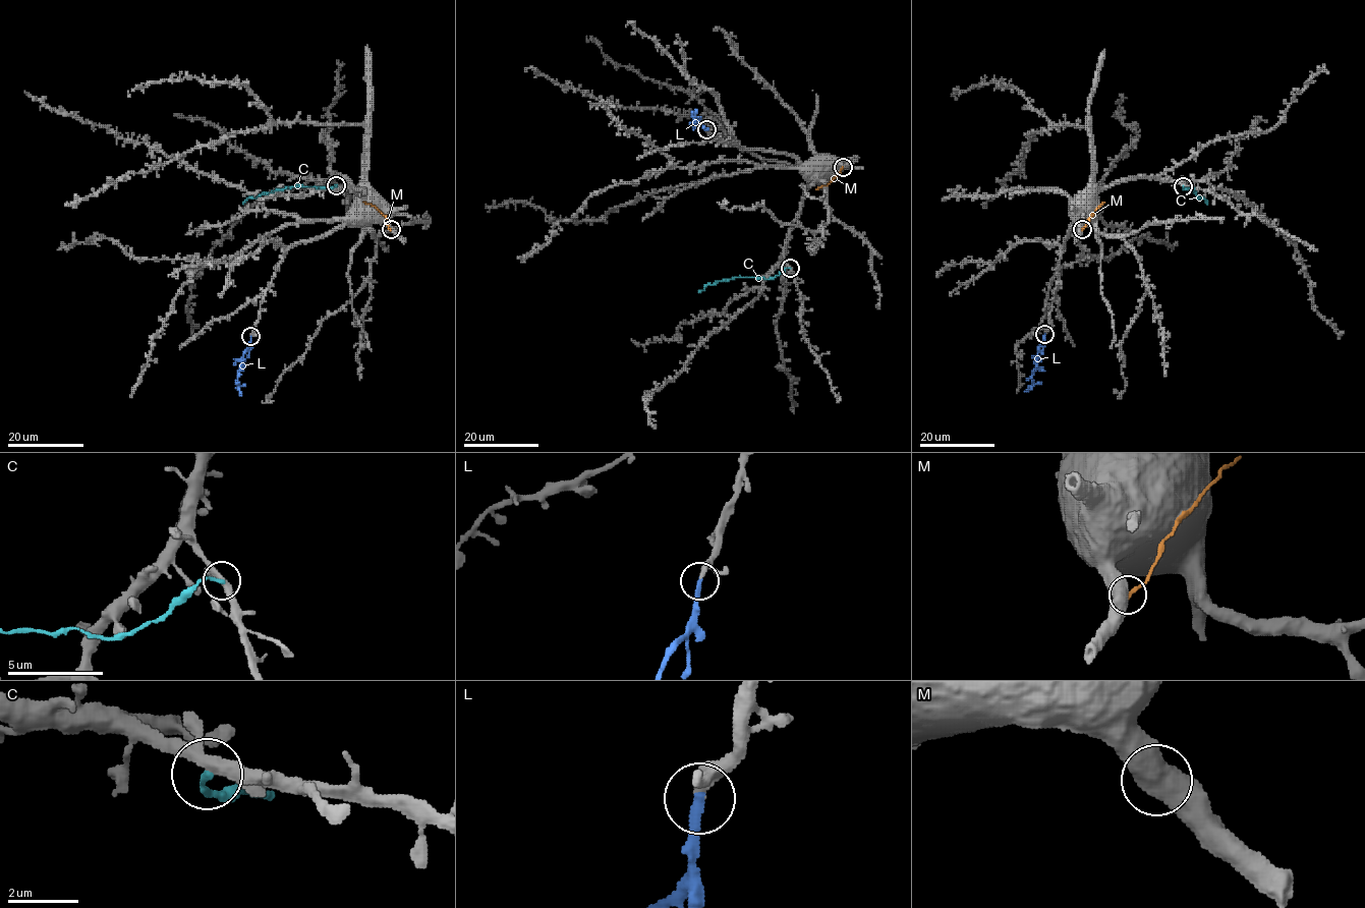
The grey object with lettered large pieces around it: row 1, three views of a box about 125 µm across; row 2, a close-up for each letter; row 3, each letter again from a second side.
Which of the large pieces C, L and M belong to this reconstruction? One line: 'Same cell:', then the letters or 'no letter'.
Same cell: L

